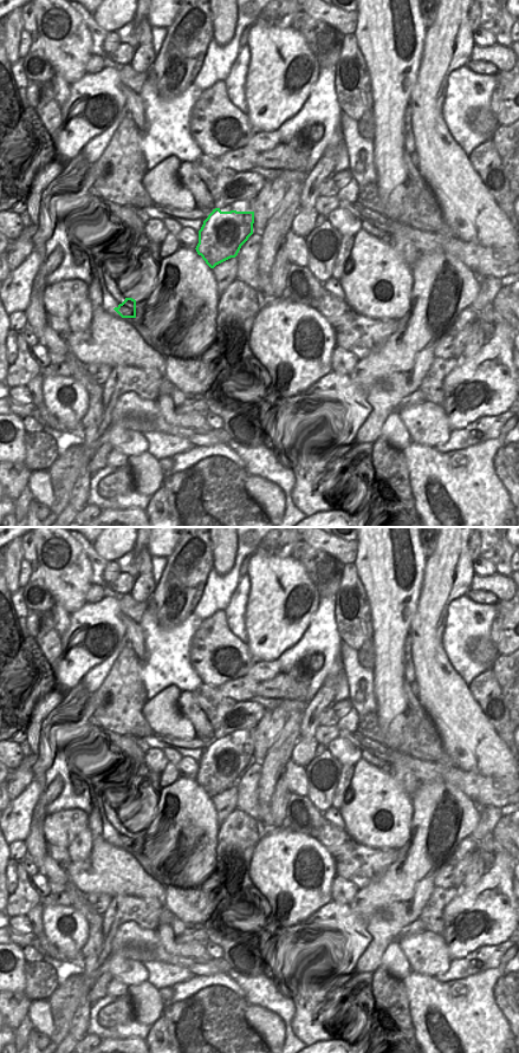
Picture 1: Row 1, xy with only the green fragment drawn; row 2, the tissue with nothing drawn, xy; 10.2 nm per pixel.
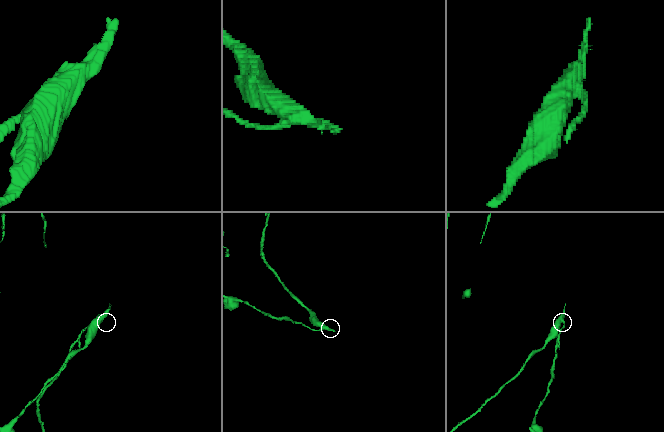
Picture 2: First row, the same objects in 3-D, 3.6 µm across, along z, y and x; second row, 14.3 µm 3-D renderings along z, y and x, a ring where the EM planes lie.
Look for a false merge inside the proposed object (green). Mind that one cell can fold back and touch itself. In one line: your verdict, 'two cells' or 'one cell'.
two cells

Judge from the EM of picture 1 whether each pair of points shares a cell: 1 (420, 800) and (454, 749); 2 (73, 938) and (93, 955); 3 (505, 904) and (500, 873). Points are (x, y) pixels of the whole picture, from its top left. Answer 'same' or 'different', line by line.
1: different
2: different
3: same

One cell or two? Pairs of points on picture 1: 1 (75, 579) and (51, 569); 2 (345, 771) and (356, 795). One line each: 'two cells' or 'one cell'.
1: one cell
2: two cells

